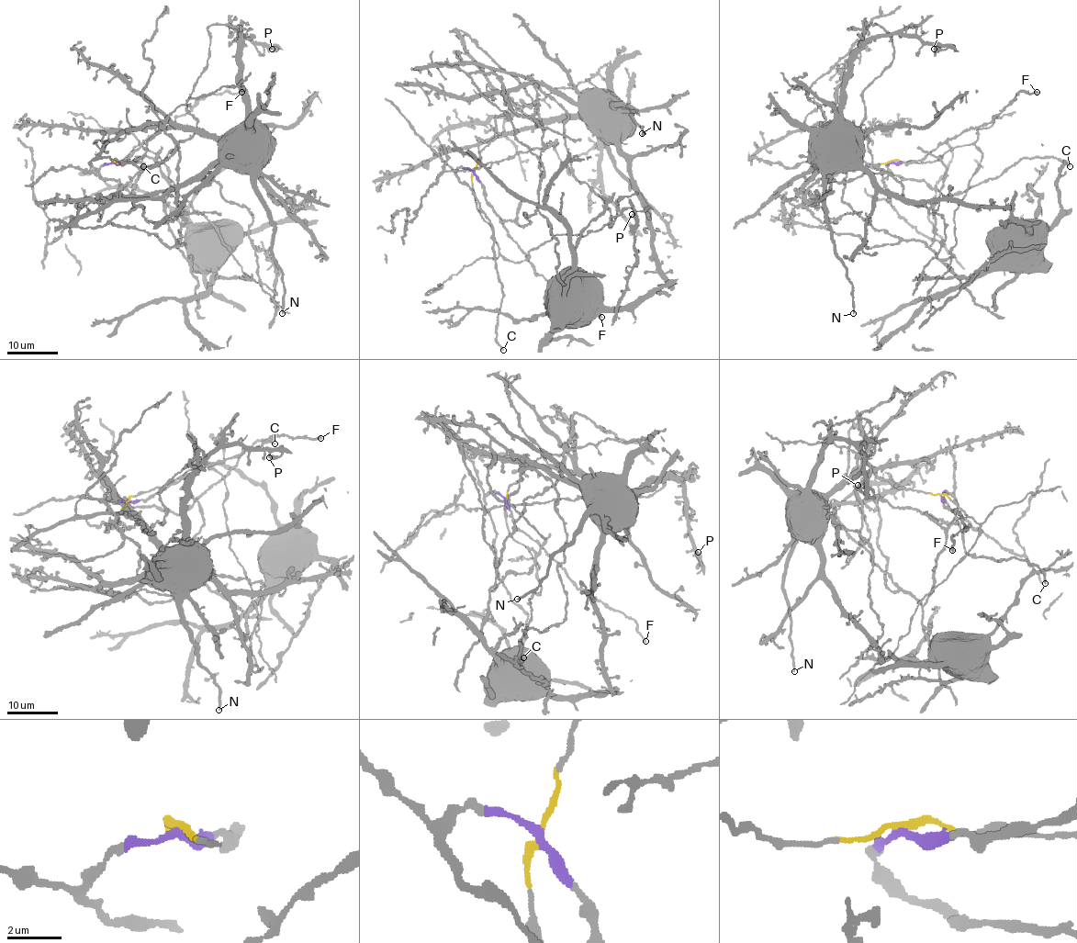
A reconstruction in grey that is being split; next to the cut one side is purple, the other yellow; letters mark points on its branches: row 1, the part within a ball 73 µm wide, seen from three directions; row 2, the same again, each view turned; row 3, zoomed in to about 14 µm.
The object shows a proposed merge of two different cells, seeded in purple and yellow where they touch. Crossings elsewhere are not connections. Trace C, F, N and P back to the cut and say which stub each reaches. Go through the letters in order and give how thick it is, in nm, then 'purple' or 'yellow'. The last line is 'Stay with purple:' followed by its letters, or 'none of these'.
C: 200 nm thick; purple
F: 360 nm thick; purple
N: 240 nm thick; yellow
P: 500 nm thick; yellow
Stay with purple: C, F

